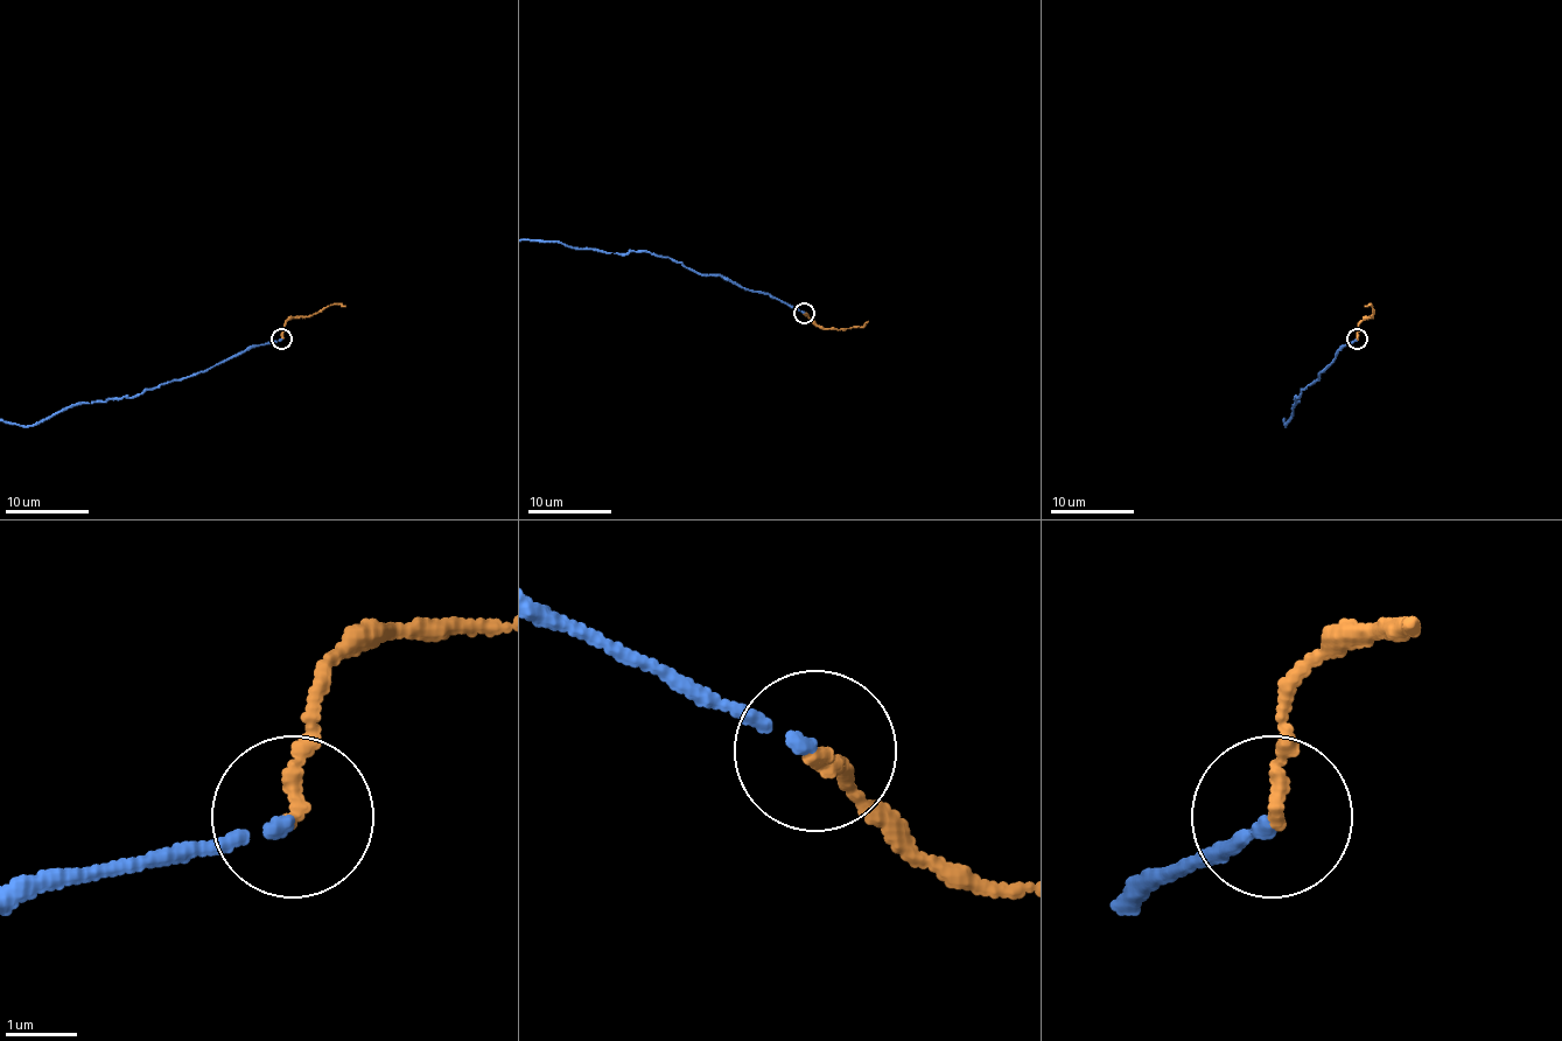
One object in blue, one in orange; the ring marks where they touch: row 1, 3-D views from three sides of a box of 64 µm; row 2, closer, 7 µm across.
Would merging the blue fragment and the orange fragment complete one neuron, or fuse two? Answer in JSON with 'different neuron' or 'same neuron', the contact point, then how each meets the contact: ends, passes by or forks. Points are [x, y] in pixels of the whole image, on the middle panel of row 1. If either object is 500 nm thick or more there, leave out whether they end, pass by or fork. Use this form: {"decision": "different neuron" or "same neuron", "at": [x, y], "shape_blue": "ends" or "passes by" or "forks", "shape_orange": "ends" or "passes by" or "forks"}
{"decision": "same neuron", "at": [804, 313], "shape_blue": "ends", "shape_orange": "ends"}

